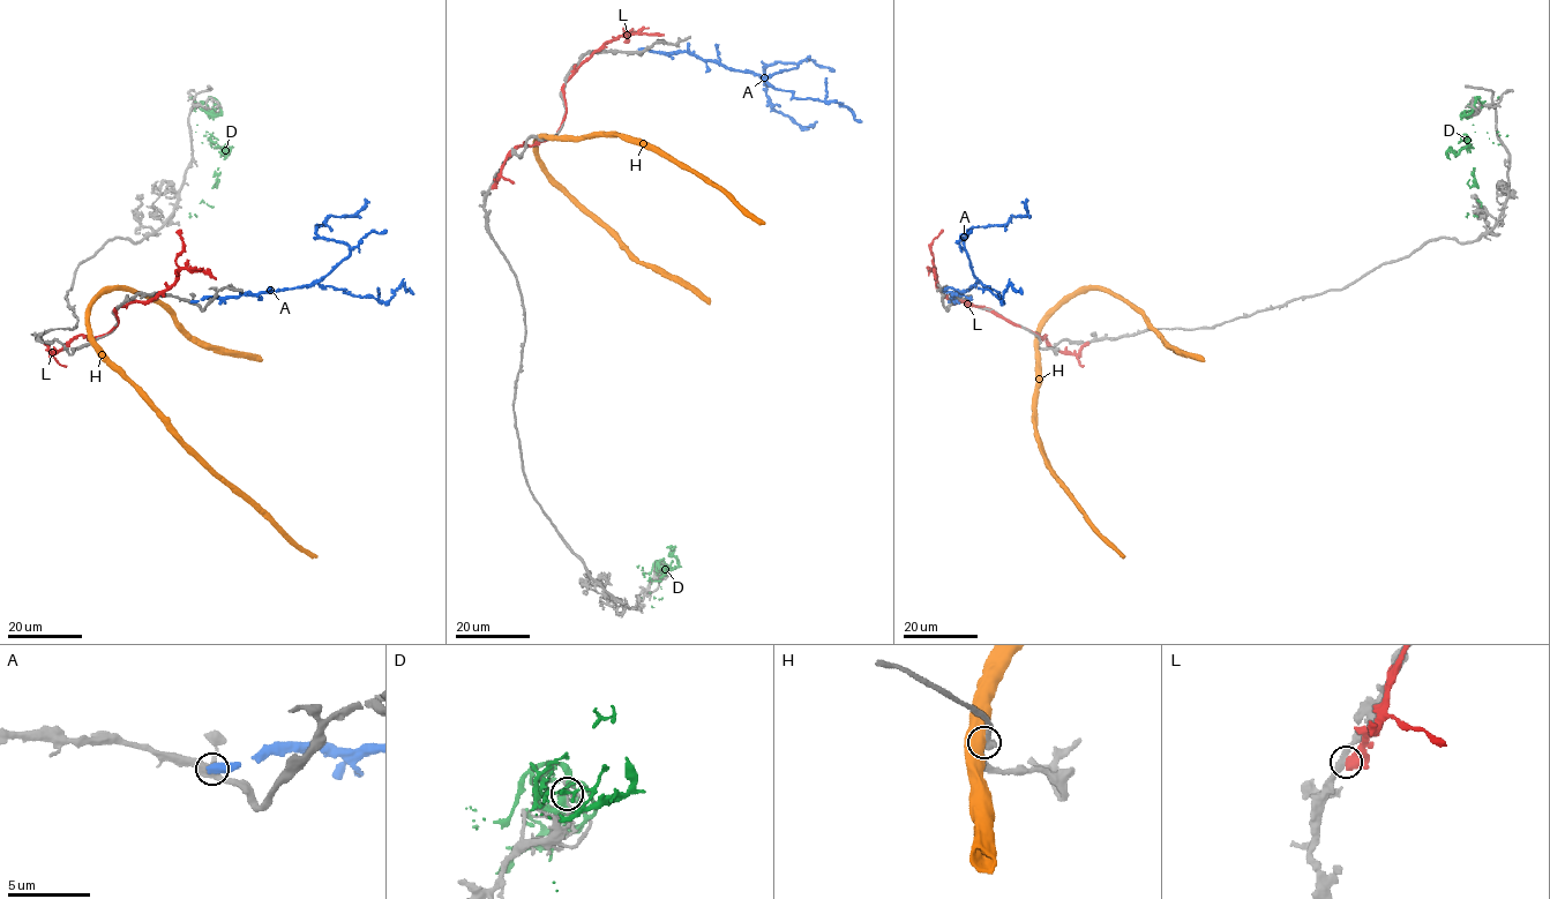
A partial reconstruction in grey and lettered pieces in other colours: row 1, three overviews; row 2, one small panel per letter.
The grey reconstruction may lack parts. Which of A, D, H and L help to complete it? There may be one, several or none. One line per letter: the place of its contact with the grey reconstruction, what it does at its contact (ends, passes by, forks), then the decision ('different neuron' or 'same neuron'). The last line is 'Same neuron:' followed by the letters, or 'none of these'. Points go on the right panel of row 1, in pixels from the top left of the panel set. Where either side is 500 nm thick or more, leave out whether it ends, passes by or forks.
A: contact (950, 301); different neuron
D: contact (1467, 115); it forks; different neuron
H: contact (1038, 342); different neuron
L: contact (1087, 343); different neuron
Same neuron: none of these

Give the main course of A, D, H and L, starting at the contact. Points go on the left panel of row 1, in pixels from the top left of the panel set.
A: (192, 301), (322, 281), (350, 249), (322, 238), (319, 225), (331, 216), (357, 214), (369, 202)
D: (216, 115), (210, 147), (223, 151), (215, 171), (217, 182), (191, 212), (191, 218)
H: (91, 342), (218, 474), (251, 497), (299, 546), (317, 555)
L: (43, 342), (52, 354), (79, 336), (105, 335), (119, 307), (166, 290), (181, 251), (178, 230)

